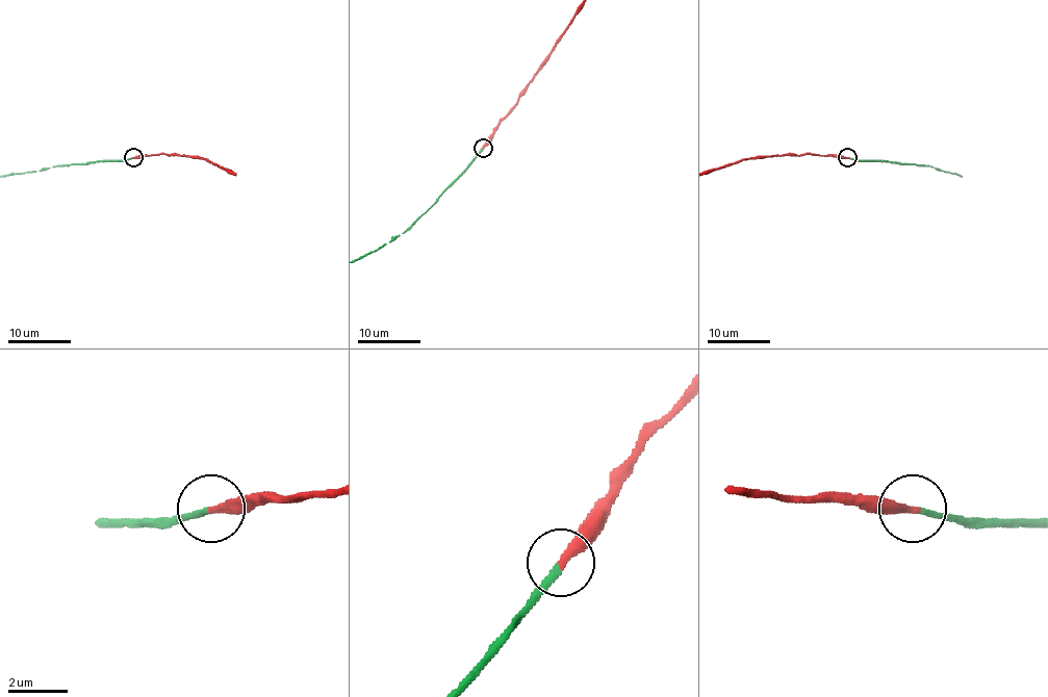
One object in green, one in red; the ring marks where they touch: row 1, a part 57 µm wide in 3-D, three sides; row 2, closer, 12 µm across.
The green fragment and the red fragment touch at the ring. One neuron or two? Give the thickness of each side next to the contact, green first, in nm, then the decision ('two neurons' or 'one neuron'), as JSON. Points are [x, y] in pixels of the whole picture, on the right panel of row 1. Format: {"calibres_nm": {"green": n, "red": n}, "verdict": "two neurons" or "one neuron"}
{"calibres_nm": {"green": 190, "red": 320}, "verdict": "one neuron"}

